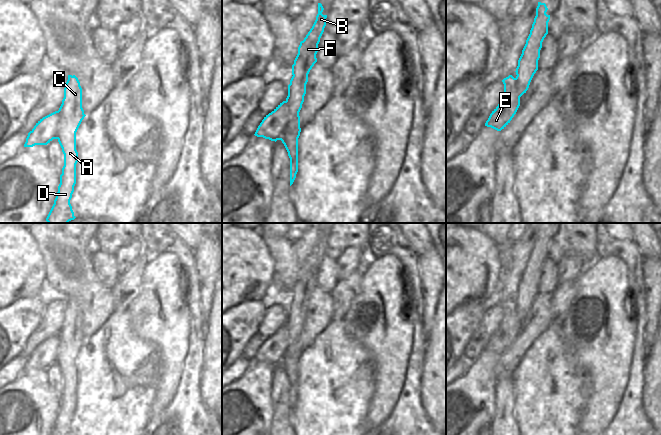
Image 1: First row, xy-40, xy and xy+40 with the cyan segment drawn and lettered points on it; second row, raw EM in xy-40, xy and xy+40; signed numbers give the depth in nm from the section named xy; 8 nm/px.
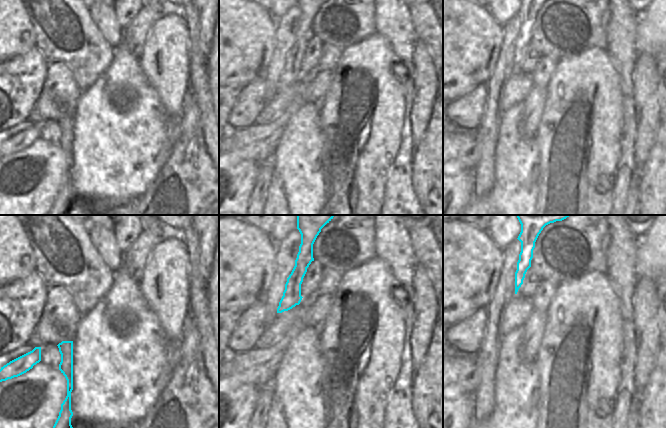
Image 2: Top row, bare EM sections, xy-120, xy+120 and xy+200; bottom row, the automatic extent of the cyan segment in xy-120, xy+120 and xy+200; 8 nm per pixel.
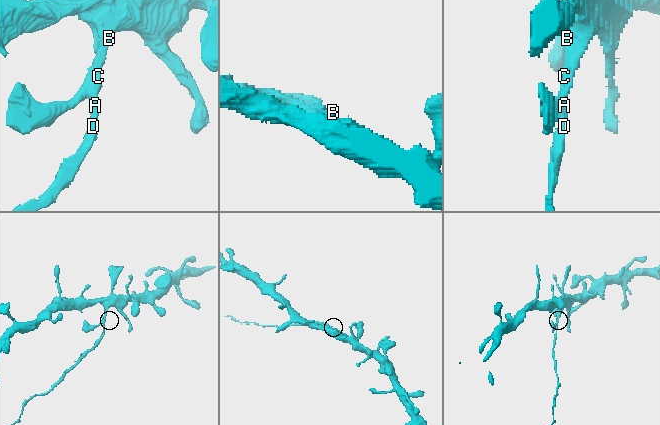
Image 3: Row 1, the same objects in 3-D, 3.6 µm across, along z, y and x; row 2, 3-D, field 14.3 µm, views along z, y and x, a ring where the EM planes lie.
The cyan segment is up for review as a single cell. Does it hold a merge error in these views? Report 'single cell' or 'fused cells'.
fused cells

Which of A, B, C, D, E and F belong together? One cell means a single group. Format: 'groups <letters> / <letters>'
groups A C D / B E F

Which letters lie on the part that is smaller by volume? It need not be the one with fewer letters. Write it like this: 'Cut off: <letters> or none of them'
Cut off: A, C, D

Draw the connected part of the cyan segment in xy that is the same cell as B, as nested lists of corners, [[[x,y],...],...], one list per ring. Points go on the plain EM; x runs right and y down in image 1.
[[[318,227],[318,238],[316,244],[298,271],[298,278],[292,289],[292,299],[297,301],[301,309],[308,306],[308,298],[314,288],[317,286],[316,278],[318,276],[318,268],[326,250],[327,239],[323,239],[324,232]]]

